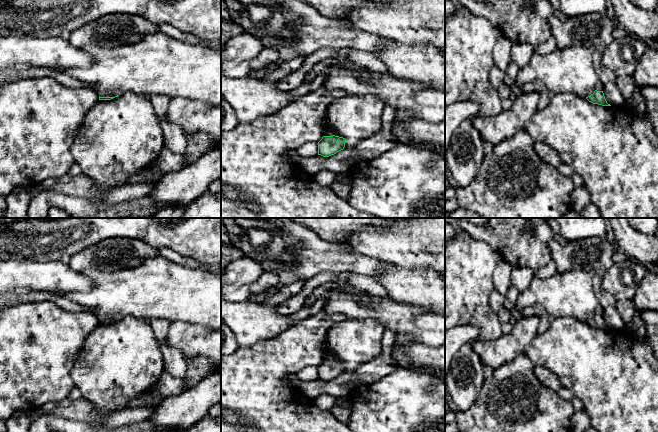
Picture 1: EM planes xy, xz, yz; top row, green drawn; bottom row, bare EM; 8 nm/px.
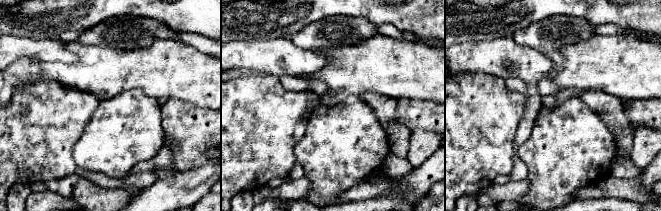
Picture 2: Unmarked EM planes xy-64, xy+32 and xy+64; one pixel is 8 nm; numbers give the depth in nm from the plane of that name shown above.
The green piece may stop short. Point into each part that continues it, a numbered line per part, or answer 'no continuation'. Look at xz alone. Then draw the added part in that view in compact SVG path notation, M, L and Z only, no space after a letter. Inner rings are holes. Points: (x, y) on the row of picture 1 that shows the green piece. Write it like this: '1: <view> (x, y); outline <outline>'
1: xz (327, 132); outline M325 117L324 119L324 125L323 125L323 132L324 132L324 136L332 136L332 135L335 135L335 132L333 132L332 130L330 130L328 127L327 127L327 119Z

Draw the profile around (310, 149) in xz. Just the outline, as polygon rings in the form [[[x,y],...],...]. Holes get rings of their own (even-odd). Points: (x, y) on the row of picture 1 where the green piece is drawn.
[[[307,142],[296,151],[302,159],[315,158],[318,155],[318,142]]]

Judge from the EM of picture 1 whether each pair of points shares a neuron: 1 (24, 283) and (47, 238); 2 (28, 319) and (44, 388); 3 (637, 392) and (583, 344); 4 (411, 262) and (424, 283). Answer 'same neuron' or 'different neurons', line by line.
1: different neurons
2: same neuron
3: same neuron
4: different neurons

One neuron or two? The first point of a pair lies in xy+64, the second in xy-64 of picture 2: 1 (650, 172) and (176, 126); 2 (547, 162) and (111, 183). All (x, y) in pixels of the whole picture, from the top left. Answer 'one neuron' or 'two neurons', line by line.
1: two neurons
2: two neurons

